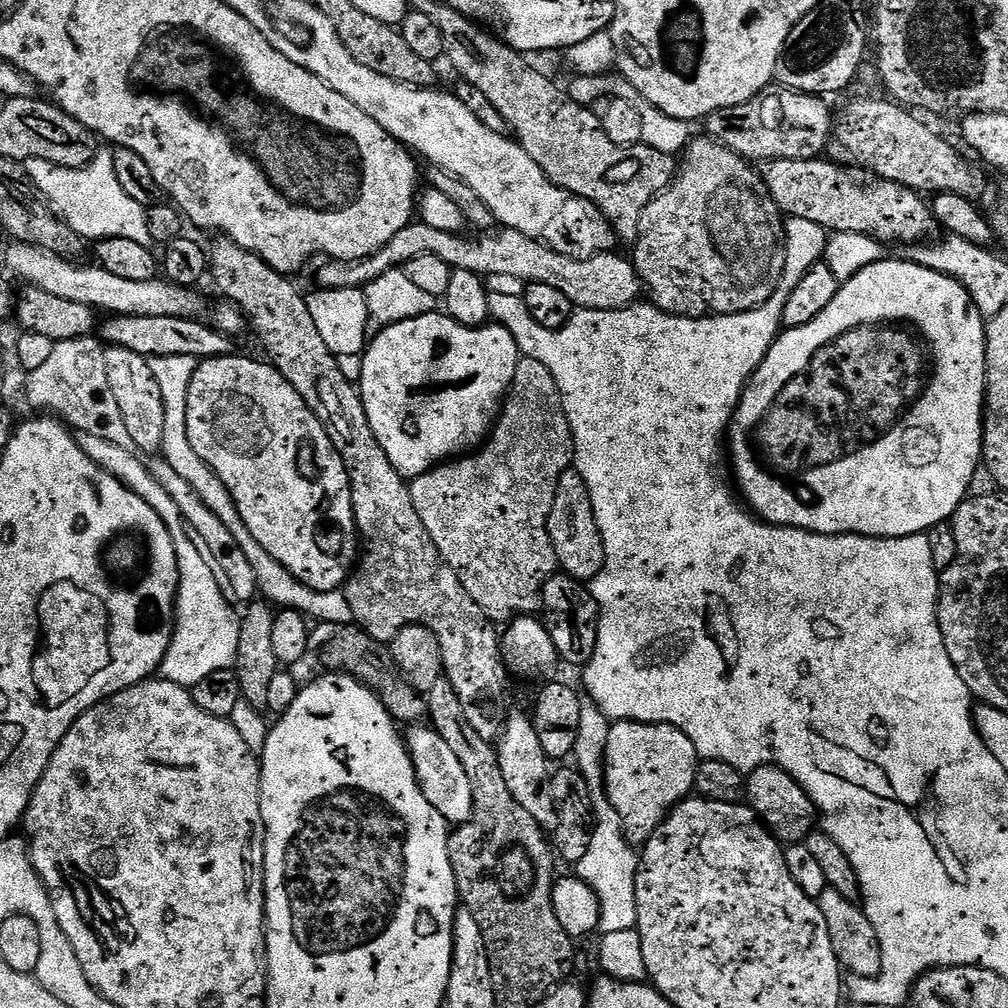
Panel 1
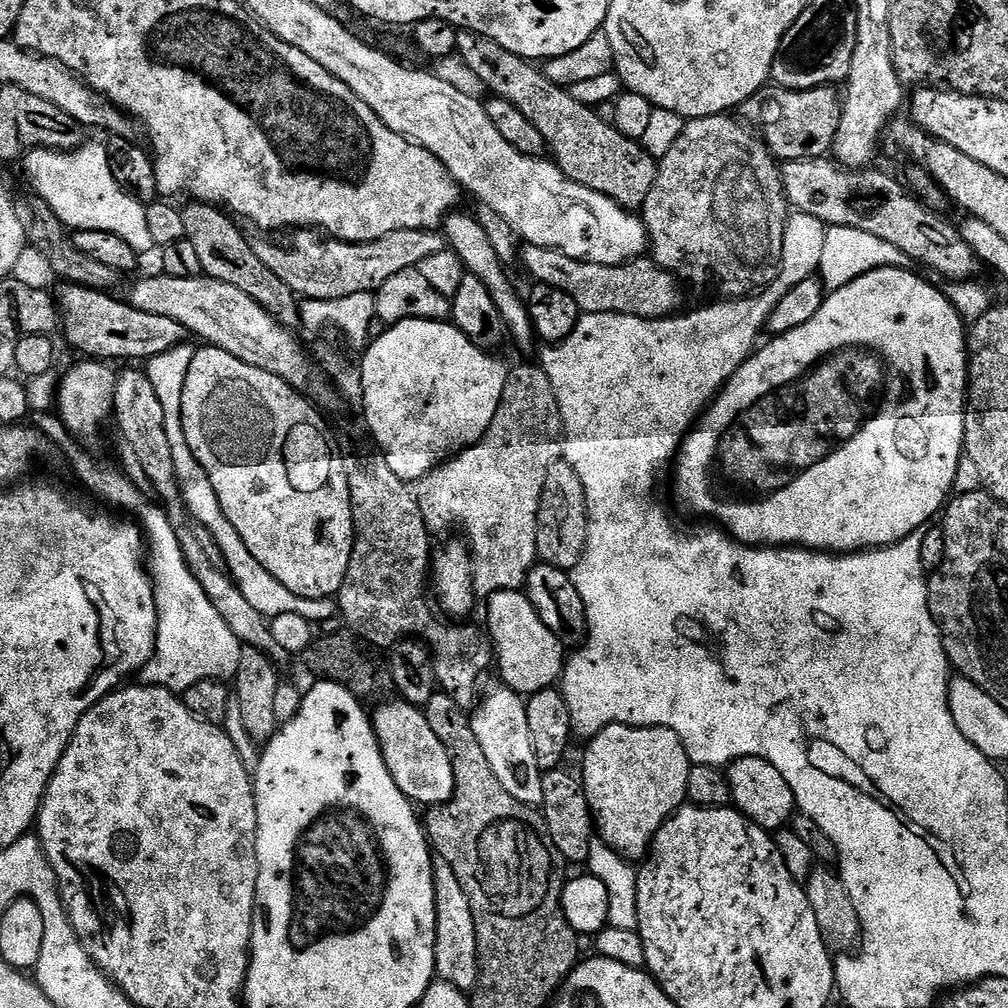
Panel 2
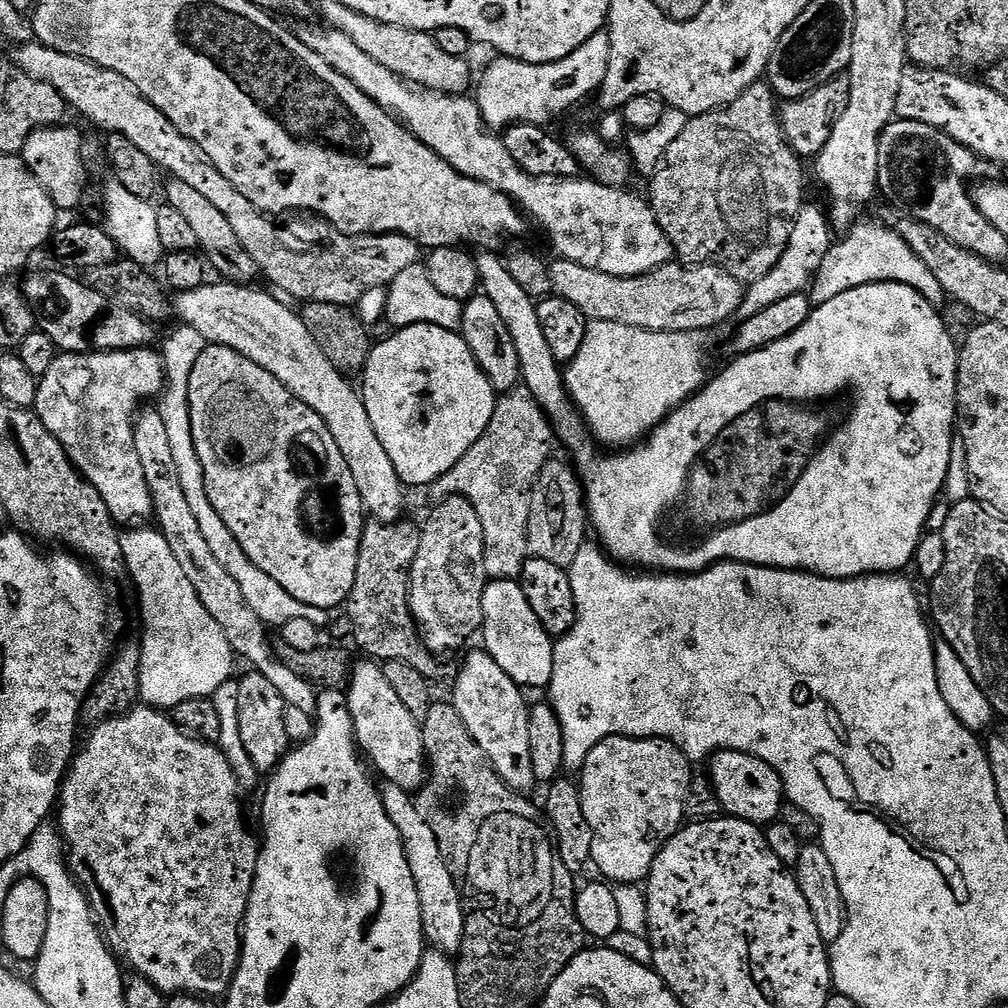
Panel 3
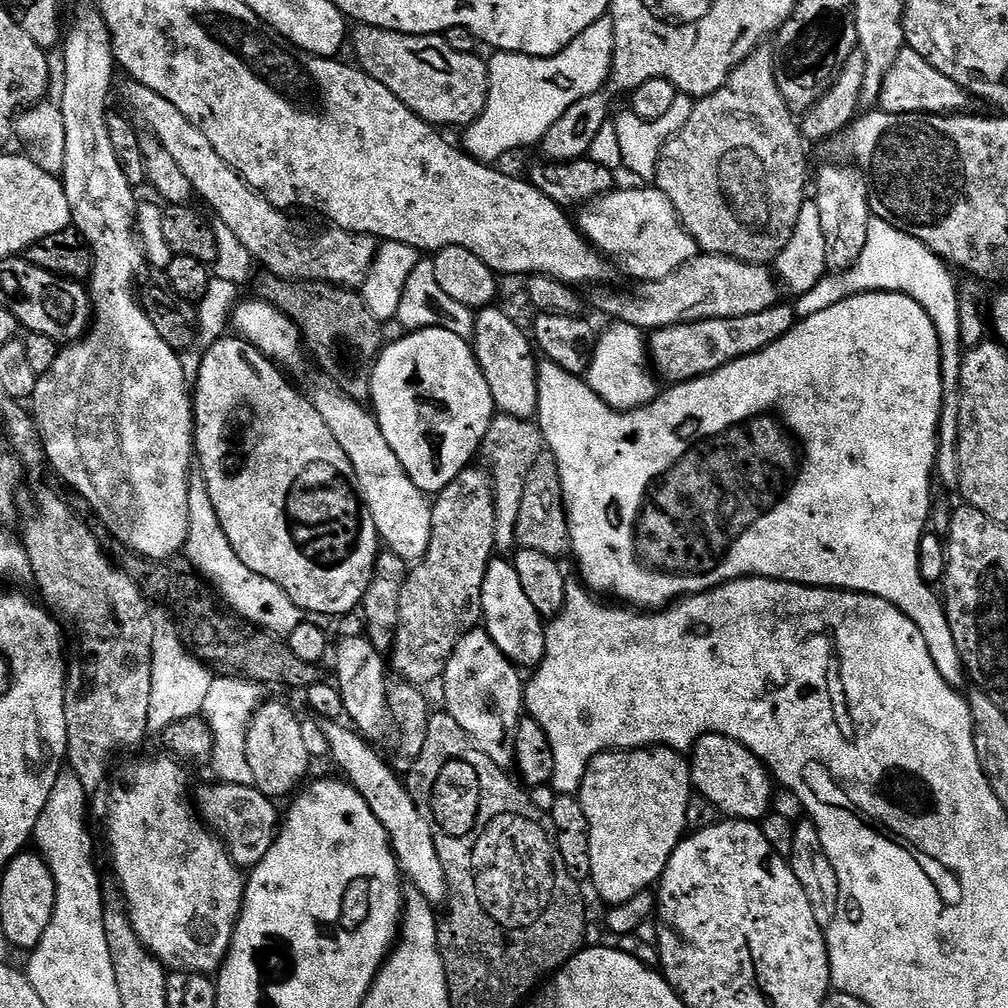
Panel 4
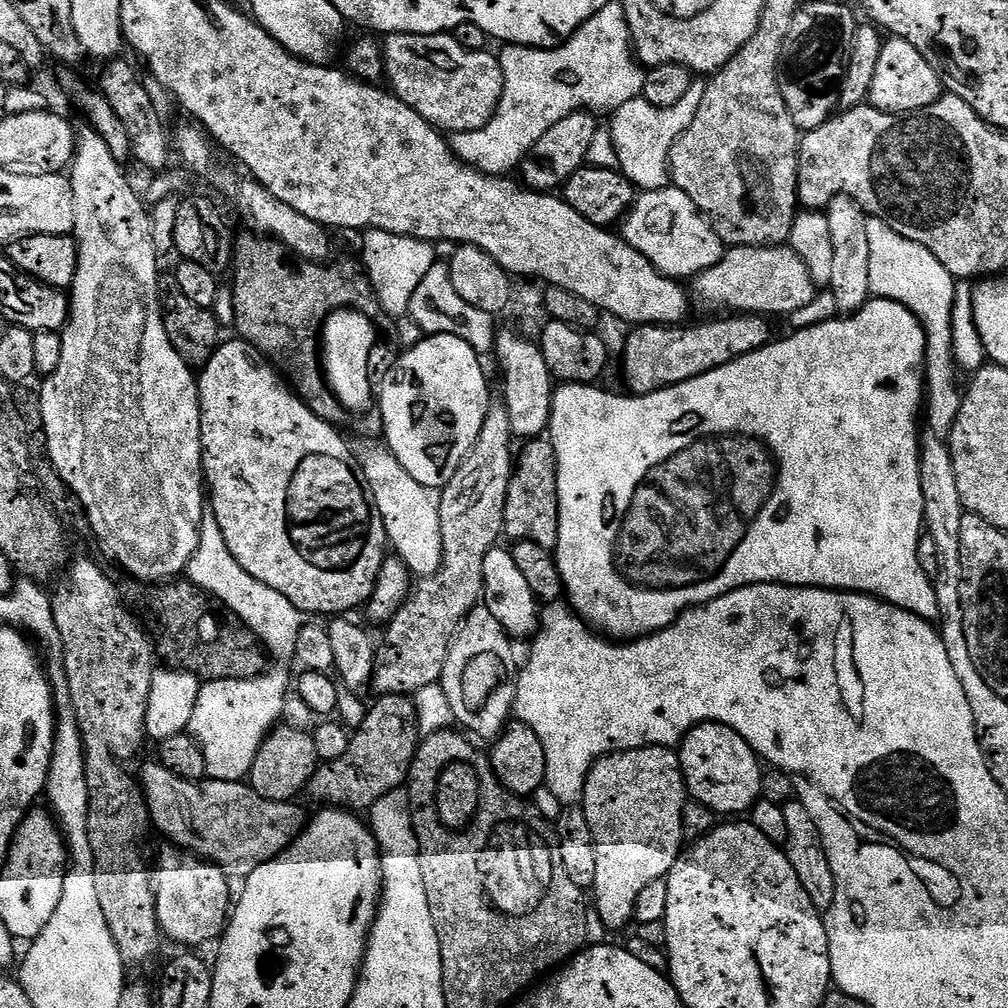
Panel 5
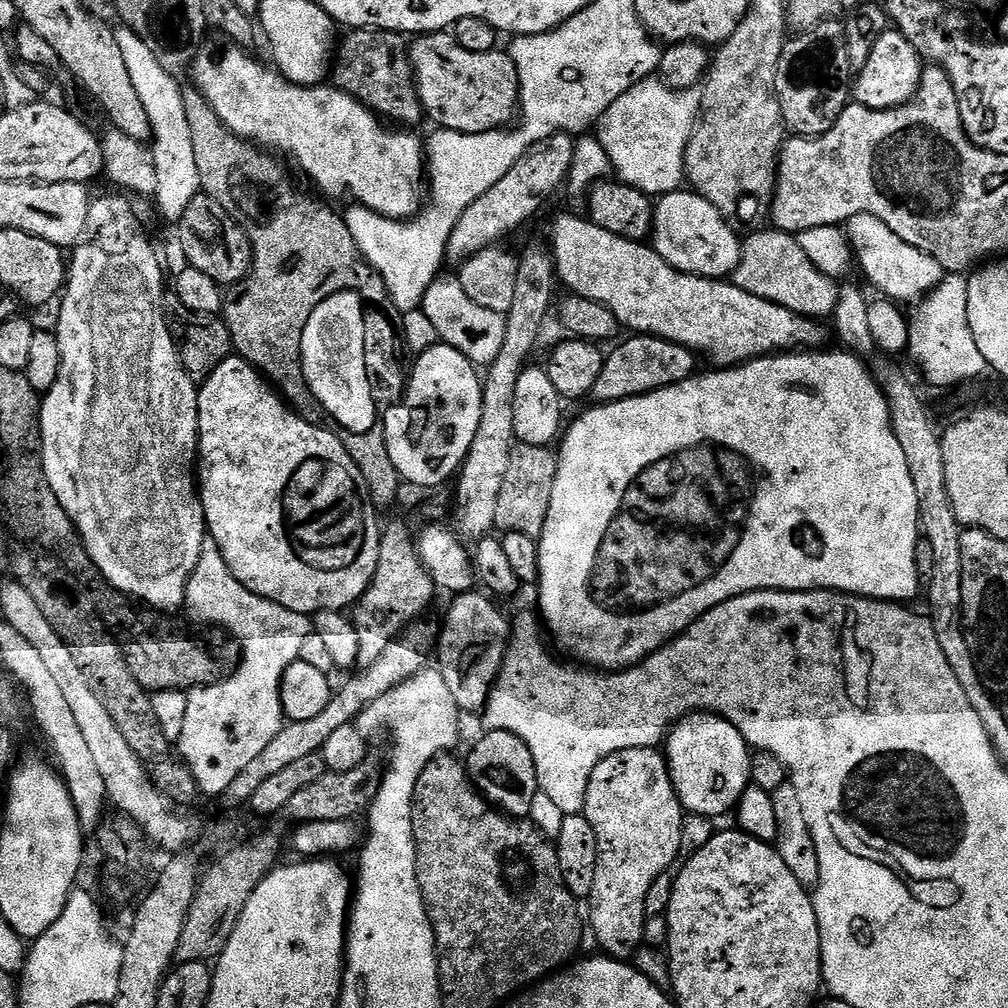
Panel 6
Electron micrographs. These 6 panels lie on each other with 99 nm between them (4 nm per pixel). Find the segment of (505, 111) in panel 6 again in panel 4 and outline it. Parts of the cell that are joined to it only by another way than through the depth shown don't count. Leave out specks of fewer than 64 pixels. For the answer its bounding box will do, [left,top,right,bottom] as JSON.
[350,26,490,129]

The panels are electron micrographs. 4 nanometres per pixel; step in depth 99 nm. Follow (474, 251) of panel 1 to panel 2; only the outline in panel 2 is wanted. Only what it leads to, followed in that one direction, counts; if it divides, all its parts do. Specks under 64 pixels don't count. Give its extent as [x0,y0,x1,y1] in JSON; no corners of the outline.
[252,230,681,320]

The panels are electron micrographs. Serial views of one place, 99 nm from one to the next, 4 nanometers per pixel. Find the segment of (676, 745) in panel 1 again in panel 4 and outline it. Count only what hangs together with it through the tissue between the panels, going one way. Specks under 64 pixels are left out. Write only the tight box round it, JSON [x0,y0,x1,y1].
[578,746,694,905]

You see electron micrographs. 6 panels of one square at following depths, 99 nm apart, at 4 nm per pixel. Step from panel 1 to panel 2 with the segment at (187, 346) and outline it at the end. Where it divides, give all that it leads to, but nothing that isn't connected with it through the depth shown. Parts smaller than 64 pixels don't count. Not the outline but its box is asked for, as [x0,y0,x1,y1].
[58,284,186,362]

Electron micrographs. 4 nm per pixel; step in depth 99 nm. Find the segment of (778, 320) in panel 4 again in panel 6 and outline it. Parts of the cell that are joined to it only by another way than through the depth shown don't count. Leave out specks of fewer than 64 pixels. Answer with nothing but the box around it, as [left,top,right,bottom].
[591,334,698,404]

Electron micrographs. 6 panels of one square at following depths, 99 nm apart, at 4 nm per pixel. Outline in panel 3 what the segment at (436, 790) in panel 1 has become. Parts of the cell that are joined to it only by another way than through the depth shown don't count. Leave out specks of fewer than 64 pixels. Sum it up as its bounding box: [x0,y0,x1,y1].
[346,658,426,790]

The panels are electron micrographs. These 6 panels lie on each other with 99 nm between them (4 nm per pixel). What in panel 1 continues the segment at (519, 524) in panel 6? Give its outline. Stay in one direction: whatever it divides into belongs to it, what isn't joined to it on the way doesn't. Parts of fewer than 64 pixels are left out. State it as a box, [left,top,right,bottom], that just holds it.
[548,470,604,582]

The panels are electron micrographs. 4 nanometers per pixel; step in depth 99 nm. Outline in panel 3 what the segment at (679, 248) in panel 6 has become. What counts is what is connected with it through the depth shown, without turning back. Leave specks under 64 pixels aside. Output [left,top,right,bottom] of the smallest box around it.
[299,27,674,276]

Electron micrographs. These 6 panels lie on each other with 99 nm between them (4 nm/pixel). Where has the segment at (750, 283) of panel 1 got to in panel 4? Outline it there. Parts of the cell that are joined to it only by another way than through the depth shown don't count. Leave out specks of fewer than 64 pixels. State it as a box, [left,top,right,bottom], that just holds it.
[654,46,810,266]

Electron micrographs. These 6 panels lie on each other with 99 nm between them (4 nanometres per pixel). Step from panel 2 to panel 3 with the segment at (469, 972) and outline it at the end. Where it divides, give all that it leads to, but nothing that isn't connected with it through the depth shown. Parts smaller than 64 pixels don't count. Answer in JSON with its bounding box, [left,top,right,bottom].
[381,783,466,954]

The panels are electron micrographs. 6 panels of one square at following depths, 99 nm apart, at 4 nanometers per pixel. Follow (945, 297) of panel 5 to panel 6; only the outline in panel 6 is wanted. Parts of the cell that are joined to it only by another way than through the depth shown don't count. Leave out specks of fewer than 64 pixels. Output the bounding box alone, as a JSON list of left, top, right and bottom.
[846,214,946,302]

